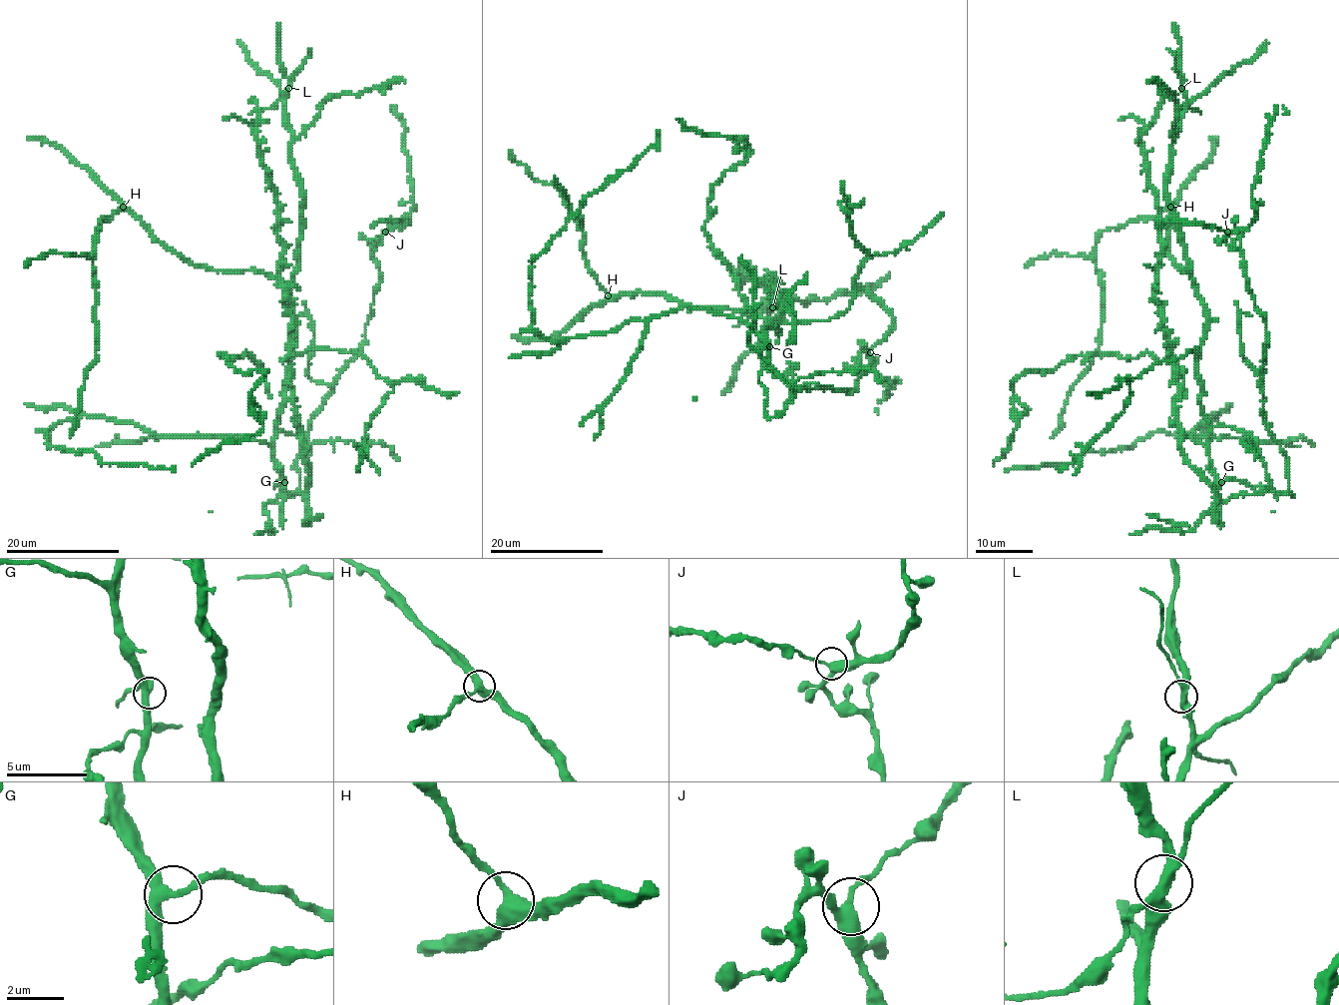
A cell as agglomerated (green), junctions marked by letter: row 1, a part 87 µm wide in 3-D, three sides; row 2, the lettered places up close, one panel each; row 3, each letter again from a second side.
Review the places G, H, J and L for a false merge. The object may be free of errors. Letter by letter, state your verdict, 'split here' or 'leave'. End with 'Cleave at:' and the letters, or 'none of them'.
G: leave
H: leave
J: leave
L: split here
Cleave at: L

